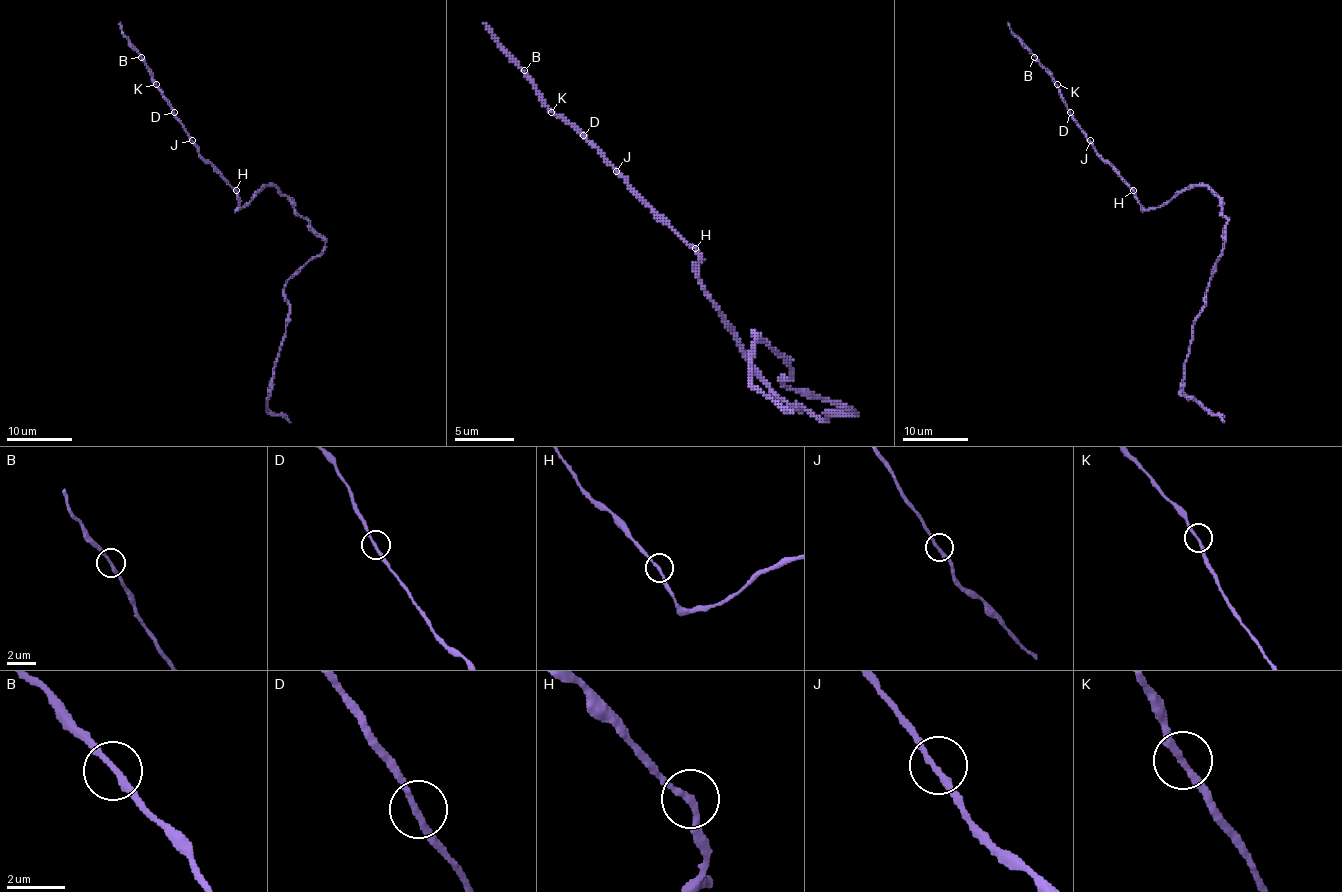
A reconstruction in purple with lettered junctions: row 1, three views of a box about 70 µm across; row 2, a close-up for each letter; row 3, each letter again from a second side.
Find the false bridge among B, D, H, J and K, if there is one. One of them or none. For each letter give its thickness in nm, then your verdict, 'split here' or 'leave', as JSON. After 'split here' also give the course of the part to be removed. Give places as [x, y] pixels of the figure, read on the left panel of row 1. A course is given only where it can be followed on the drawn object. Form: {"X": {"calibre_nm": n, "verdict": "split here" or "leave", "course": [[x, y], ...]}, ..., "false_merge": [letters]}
{"B": {"calibre_nm": 220, "verdict": "leave"}, "D": {"calibre_nm": 190, "verdict": "leave"}, "H": {"calibre_nm": 190, "verdict": "leave"}, "J": {"calibre_nm": 200, "verdict": "leave"}, "K": {"calibre_nm": 200, "verdict": "leave"}, "false_merge": []}

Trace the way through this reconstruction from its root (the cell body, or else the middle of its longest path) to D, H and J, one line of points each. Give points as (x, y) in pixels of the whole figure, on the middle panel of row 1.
D: (752, 366), (734, 327), (719, 313), (699, 277), (699, 253), (628, 186), (583, 135)
H: (752, 366), (734, 327), (719, 313), (699, 277), (699, 251), (696, 248)
J: (752, 366), (734, 327), (719, 313), (699, 277), (699, 253), (616, 171)

